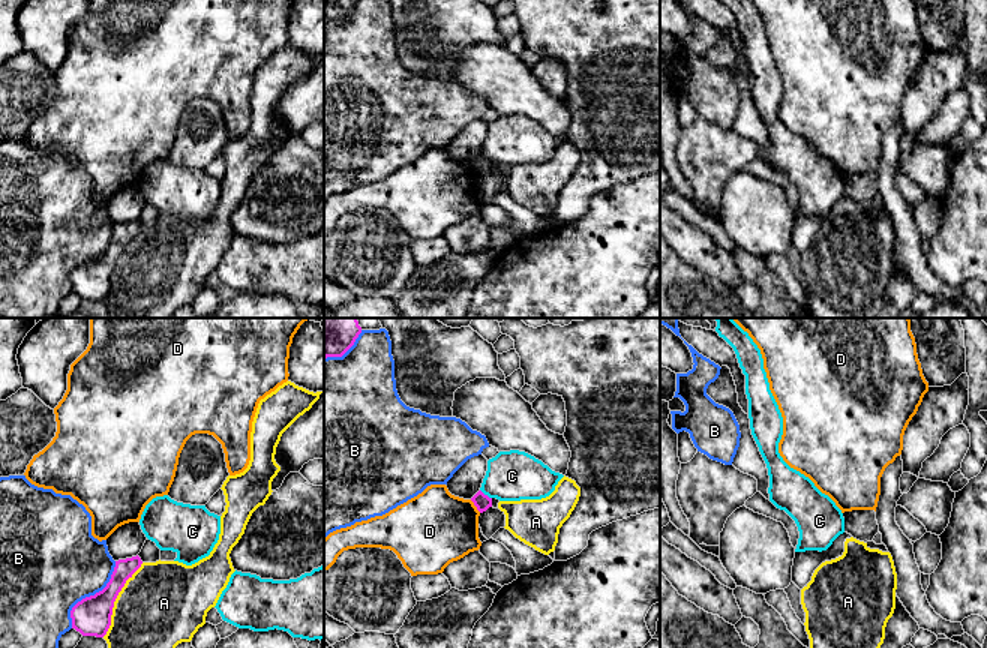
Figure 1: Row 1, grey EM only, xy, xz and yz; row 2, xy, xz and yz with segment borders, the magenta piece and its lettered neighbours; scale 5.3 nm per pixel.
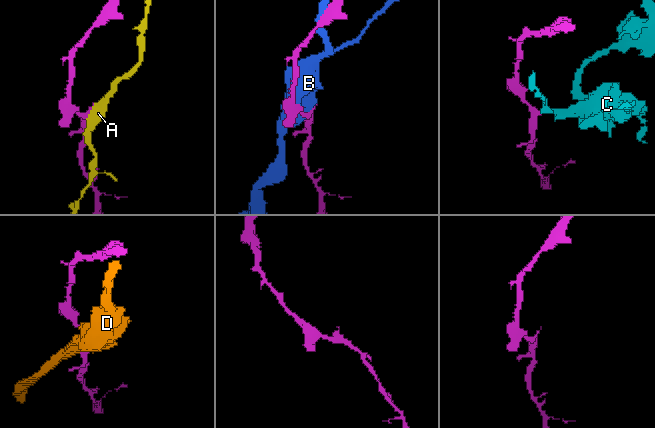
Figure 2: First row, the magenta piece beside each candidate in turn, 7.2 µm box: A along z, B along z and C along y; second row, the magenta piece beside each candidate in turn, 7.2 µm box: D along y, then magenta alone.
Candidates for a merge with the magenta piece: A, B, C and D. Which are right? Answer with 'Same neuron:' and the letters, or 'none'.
Same neuron: none

